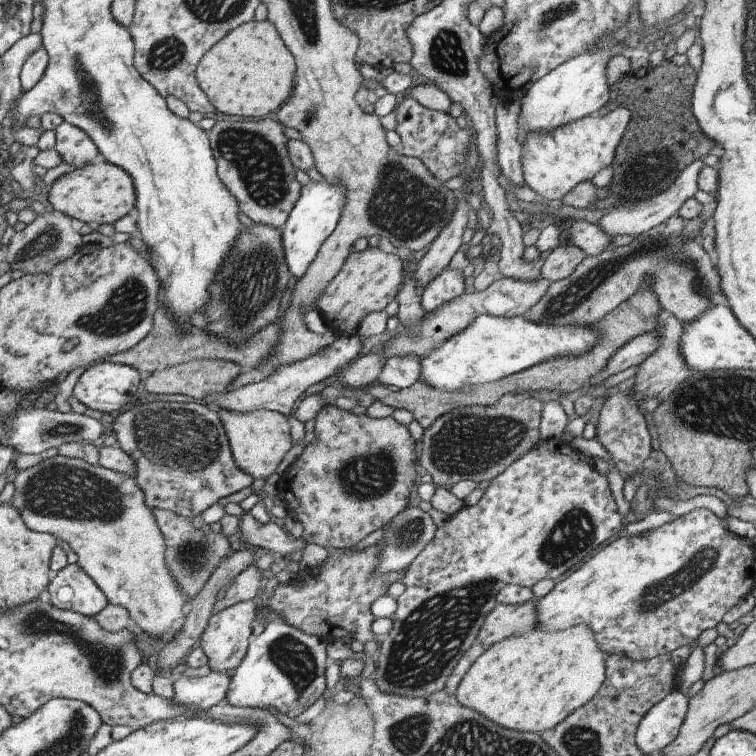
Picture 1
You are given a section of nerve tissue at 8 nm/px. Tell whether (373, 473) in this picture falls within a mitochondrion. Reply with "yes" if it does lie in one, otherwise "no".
yes

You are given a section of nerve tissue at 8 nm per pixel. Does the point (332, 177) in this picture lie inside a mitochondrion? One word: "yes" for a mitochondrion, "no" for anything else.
no

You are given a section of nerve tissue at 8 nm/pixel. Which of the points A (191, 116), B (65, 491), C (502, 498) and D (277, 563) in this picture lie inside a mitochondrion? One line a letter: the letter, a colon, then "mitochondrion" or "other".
A: other
B: mitochondrion
C: other
D: other

